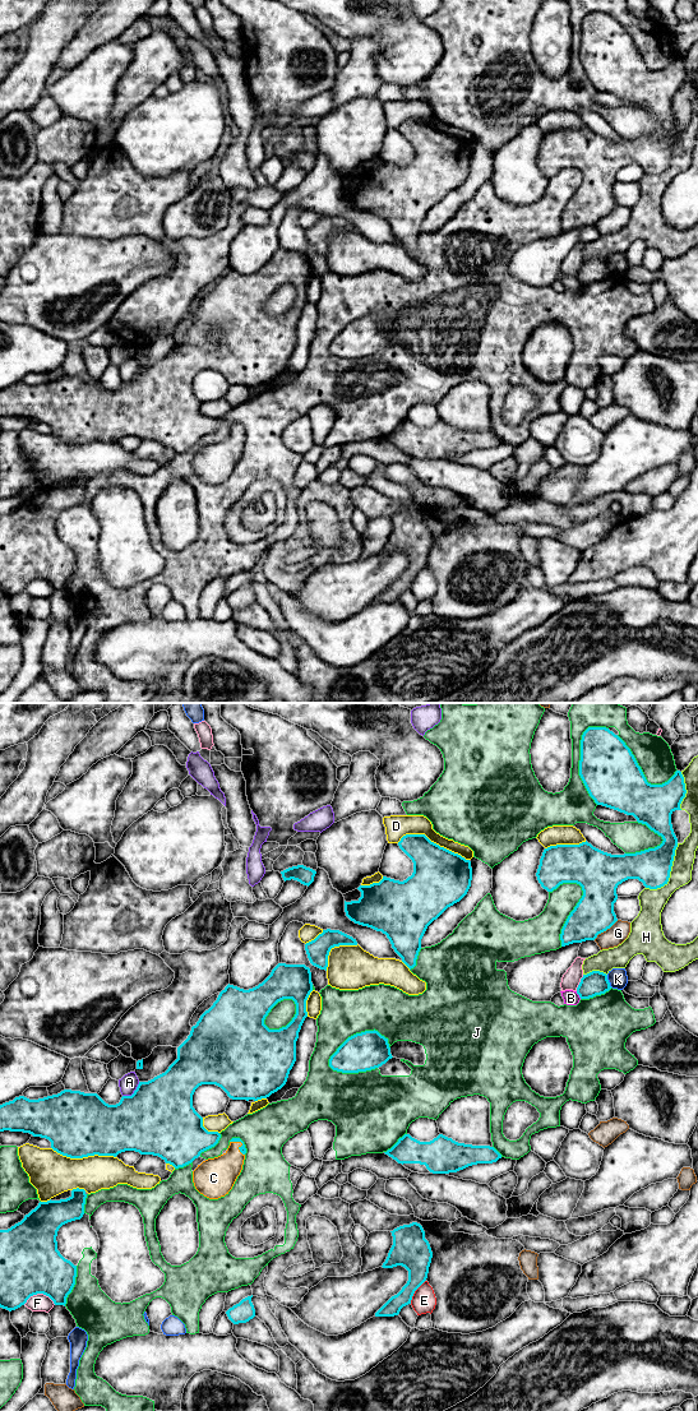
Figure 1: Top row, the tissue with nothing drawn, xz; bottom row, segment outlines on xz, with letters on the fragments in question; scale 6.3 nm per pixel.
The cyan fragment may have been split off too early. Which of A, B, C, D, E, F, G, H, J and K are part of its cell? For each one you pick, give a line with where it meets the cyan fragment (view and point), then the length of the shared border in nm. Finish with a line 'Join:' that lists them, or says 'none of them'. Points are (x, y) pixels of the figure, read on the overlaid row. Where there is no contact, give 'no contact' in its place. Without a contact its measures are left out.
C: meets cyan in xz at (241, 1142); contact 130 nm long
Join: C

